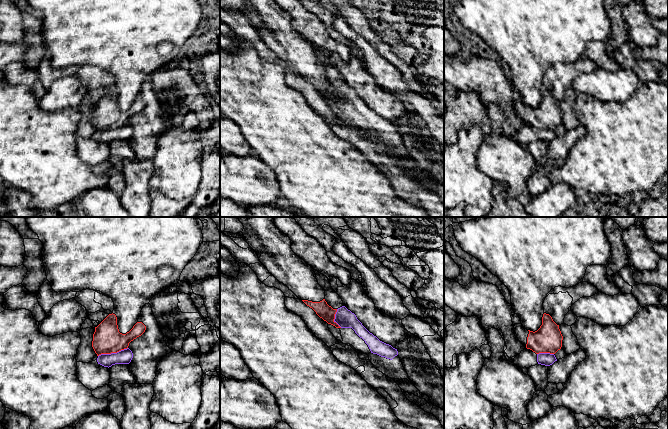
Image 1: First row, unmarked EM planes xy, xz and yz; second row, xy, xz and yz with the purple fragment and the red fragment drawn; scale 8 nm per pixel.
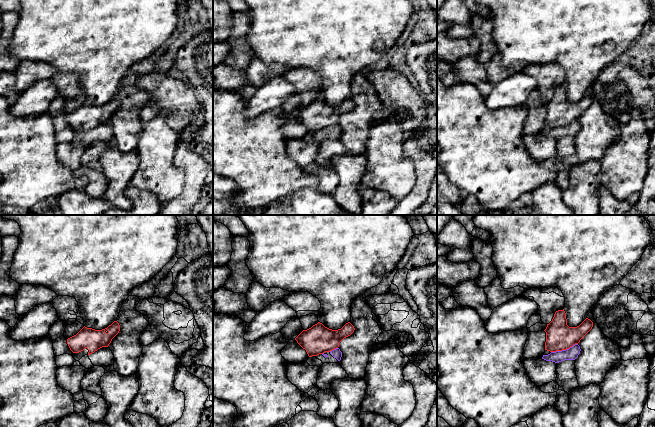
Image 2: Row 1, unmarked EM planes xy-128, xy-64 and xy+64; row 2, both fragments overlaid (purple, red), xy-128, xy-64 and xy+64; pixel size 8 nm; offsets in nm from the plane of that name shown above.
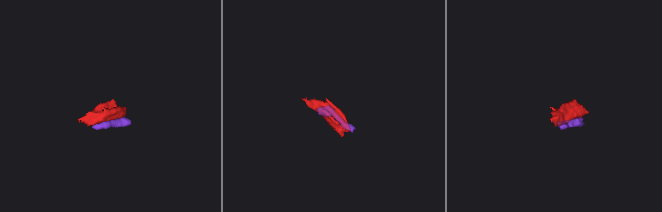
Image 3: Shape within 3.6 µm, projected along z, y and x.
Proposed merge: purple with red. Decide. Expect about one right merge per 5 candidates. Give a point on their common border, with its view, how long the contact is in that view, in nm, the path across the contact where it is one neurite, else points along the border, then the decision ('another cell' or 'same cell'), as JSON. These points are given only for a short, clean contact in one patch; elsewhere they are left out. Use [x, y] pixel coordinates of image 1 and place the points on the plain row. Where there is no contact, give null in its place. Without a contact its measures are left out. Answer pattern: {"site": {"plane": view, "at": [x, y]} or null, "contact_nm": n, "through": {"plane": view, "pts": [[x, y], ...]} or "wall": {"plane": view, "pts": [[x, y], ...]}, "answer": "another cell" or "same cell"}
{"site": {"plane": "xy", "at": [112, 129]}, "contact_nm": 260, "answer": "another cell"}

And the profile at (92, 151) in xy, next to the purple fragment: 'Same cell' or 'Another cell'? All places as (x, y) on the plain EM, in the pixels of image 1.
Another cell

